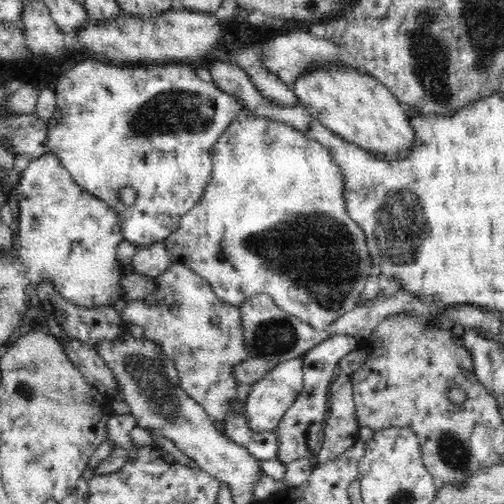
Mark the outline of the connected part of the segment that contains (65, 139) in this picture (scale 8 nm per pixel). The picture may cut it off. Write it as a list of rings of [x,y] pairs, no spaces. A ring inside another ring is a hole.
[[[84,60],[76,68],[66,71],[64,76],[55,84],[57,104],[52,118],[47,121],[47,145],[51,152],[60,159],[61,165],[71,174],[74,182],[88,194],[103,200],[110,208],[118,213],[118,221],[122,227],[124,240],[136,246],[151,246],[156,242],[165,241],[179,228],[181,218],[184,217],[194,205],[201,199],[208,181],[212,178],[211,146],[220,138],[220,135],[228,128],[228,125],[236,120],[236,116],[243,106],[233,94],[228,94],[222,89],[216,88],[214,82],[206,82],[198,77],[195,68],[186,64],[141,64],[140,67],[116,67],[97,61]],[[124,186],[132,186],[136,190],[137,197],[129,207],[120,201],[120,190]]]

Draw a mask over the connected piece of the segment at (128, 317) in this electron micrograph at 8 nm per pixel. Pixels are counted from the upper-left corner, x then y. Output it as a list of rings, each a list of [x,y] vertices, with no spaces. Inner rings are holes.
[[[172,263],[170,268],[162,276],[155,279],[158,292],[144,297],[143,300],[127,301],[125,308],[122,310],[120,318],[125,327],[142,326],[145,337],[155,342],[162,348],[164,355],[172,360],[175,364],[180,386],[184,392],[188,393],[198,404],[204,407],[204,410],[211,418],[220,425],[226,416],[234,414],[232,406],[238,412],[244,412],[246,402],[246,387],[243,387],[236,377],[232,375],[232,368],[251,358],[248,353],[246,343],[244,343],[244,329],[242,329],[242,317],[240,307],[228,304],[218,298],[208,282],[192,272],[185,264]],[[212,316],[220,318],[219,324],[212,324]]]

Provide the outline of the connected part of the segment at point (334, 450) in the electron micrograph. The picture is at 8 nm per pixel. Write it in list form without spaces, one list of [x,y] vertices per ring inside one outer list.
[[[340,372],[331,382],[328,419],[324,425],[324,439],[316,456],[319,464],[344,456],[354,446],[361,428],[356,418],[351,378]]]

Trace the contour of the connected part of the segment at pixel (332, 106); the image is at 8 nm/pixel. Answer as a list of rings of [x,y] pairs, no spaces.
[[[320,64],[308,68],[296,82],[292,84],[292,91],[296,93],[299,104],[317,118],[326,128],[334,131],[342,139],[353,142],[356,146],[375,154],[384,160],[400,160],[410,156],[410,146],[416,140],[414,127],[410,125],[410,116],[406,107],[386,88],[376,77],[361,73],[354,65],[334,66],[333,64]]]

